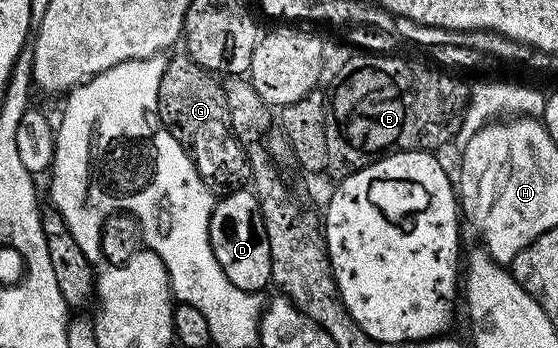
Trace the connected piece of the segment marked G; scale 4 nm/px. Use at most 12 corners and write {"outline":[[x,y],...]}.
{"outline":[[186,53],[167,58],[163,127],[212,191],[244,189],[251,159],[224,83]]}

